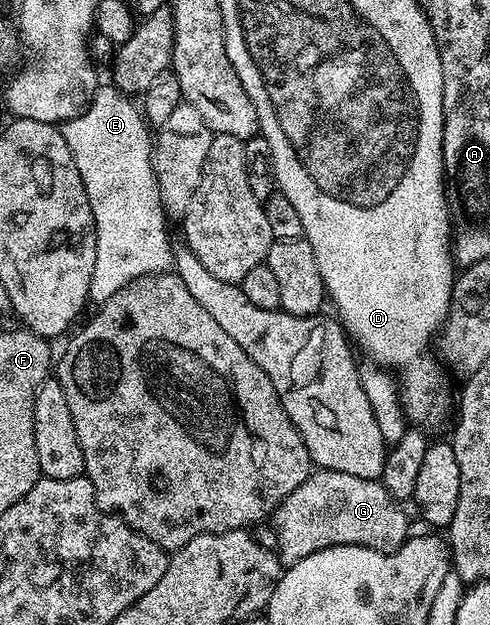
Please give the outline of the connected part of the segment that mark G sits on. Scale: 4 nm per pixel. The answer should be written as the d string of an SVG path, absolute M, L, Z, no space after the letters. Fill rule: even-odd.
M313 469L306 480L286 500L272 511L270 523L276 529L275 549L279 557L285 563L291 564L297 558L305 558L322 548L331 546L368 546L383 554L389 554L391 550L397 550L402 543L409 541L408 518L399 501L390 496L390 492L384 486L383 481L370 478L350 476L346 472L334 472L333 470Z

